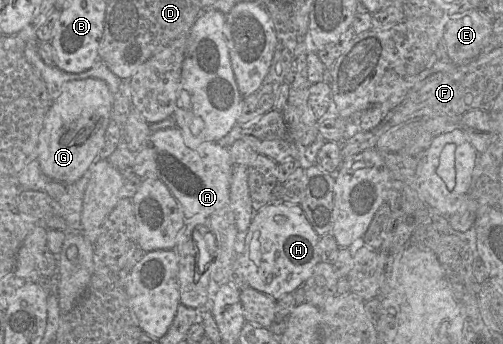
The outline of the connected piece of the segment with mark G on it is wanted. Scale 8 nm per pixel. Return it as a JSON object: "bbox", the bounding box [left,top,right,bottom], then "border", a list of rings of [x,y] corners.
{"bbox":[37,79,113,185],"border":[[[101,79],[72,80],[63,85],[62,92],[52,102],[39,133],[37,159],[46,176],[71,185],[86,174],[104,145],[112,103],[113,95]]]}

